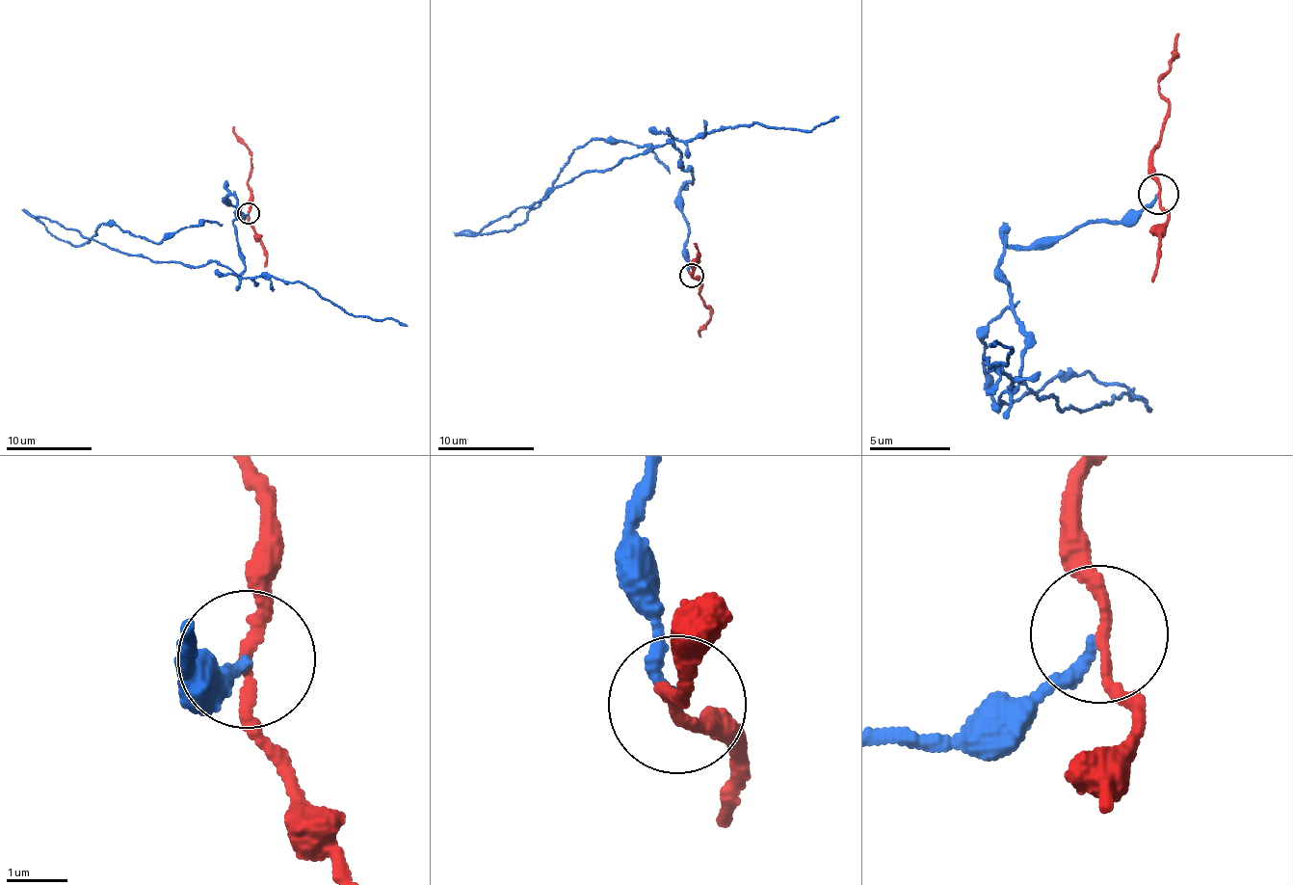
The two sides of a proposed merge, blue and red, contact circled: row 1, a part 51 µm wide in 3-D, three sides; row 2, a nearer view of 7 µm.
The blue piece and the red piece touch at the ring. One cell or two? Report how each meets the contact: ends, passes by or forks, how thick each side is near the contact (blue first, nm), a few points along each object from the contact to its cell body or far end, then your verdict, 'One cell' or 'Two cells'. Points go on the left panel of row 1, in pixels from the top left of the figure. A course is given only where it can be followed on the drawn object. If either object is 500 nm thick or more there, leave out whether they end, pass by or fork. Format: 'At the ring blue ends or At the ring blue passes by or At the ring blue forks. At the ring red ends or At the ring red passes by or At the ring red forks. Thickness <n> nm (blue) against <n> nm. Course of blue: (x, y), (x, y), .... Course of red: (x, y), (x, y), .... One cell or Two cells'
At the ring blue ends. At the ring red passes by. Thickness 190 nm (blue) against 170 nm. Course of blue: (248, 214), (225, 197), (234, 274), (42, 221), (83, 245), (107, 222), (154, 242), (222, 224). Course of red: (248, 214), (252, 153), (233, 127). Two cells

